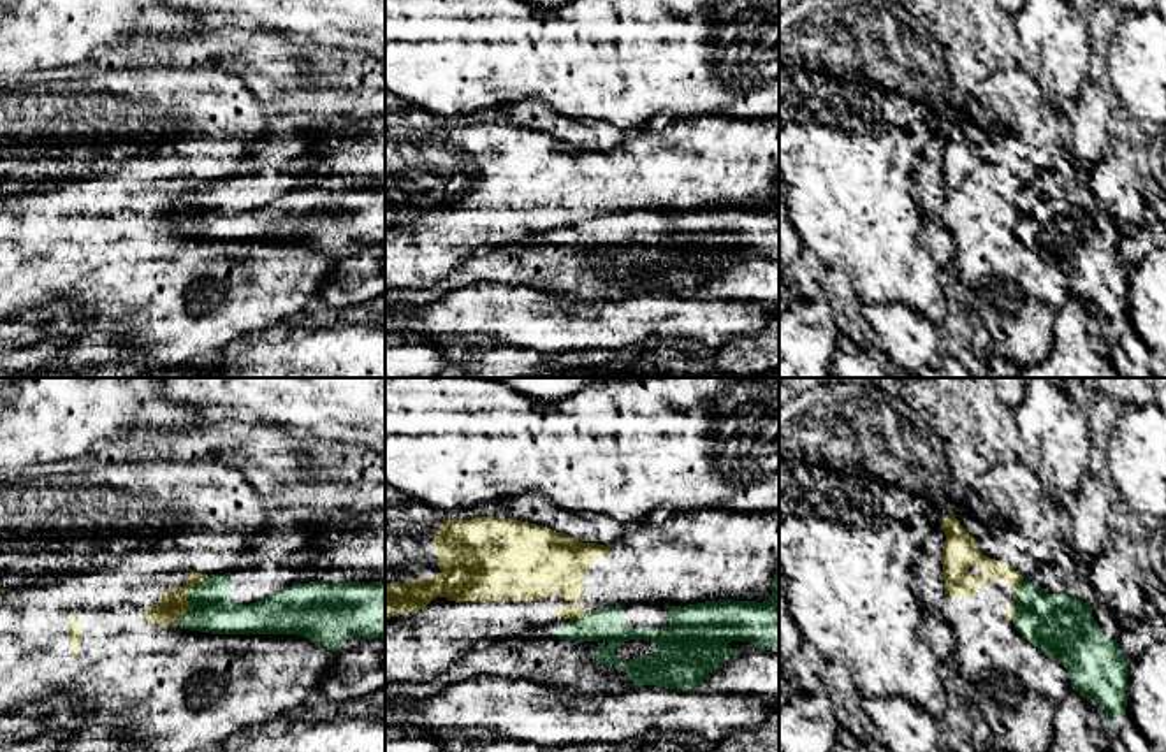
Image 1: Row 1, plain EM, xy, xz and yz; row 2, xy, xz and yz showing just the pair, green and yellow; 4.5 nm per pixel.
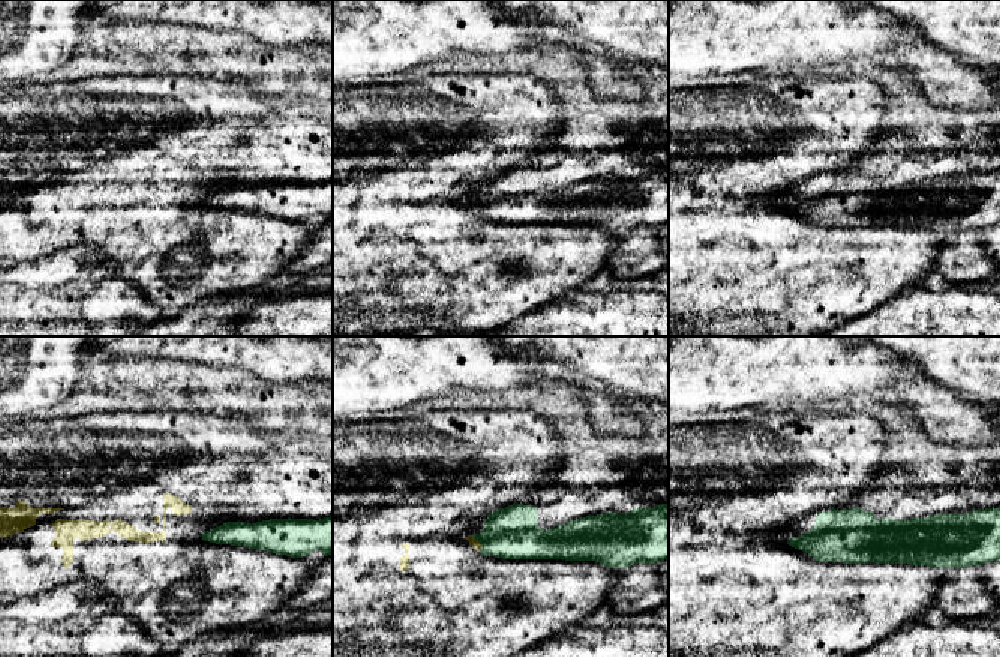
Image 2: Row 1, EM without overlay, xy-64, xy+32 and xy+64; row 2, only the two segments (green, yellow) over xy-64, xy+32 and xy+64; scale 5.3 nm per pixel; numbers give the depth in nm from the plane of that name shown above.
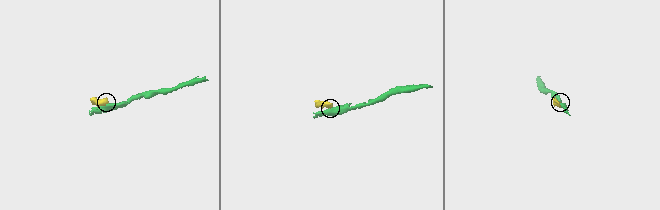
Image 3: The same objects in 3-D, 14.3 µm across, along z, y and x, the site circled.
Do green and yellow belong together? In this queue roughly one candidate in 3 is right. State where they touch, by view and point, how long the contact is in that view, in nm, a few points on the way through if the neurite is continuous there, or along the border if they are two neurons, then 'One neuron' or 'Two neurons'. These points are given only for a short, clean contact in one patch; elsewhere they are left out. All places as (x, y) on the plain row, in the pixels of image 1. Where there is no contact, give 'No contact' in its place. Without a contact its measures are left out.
Touches green at xy (189, 208). Shared border 260 nm. Boundary: xy (208, 183), (187, 202), (190, 215), (176, 231). Two neurons

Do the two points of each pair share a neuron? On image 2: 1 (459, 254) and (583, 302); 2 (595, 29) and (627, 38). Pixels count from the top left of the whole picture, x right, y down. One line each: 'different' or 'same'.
1: different
2: same

